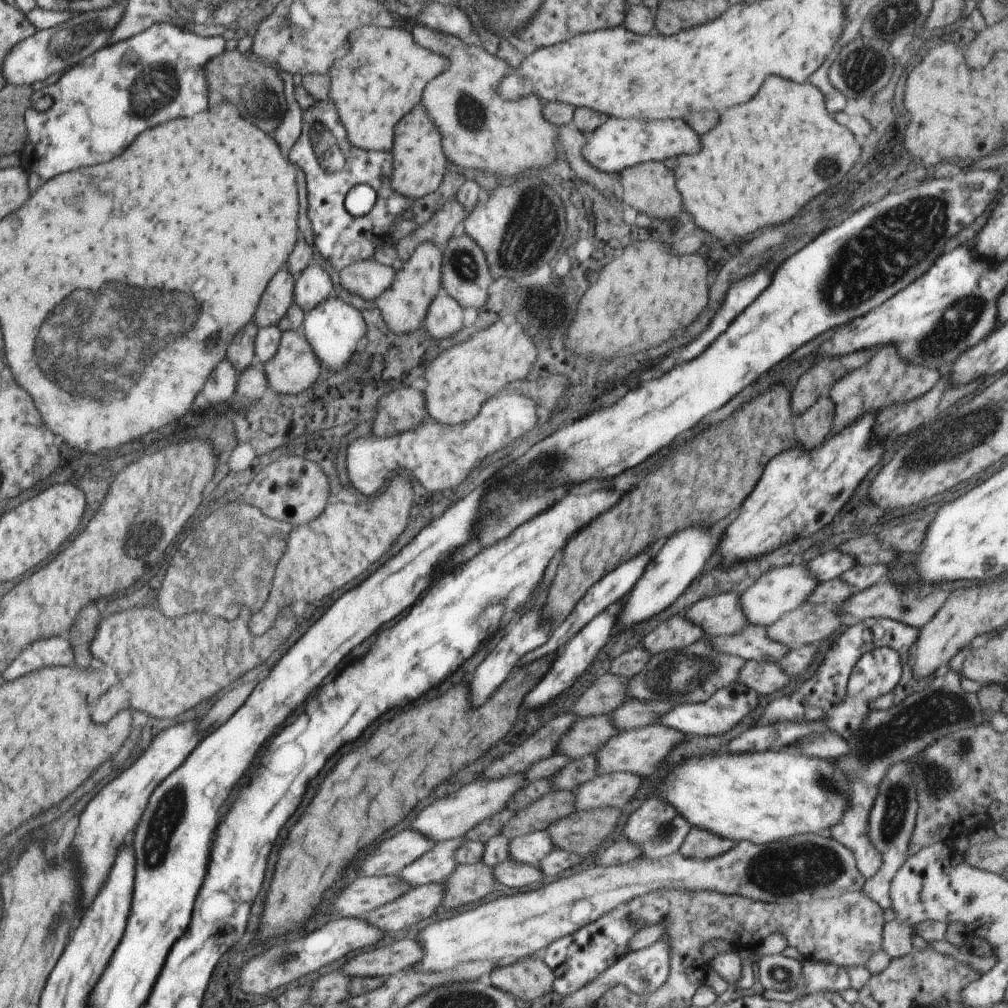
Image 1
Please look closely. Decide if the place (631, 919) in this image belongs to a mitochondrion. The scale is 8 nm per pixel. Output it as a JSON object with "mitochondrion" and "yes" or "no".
{"mitochondrion":"no"}

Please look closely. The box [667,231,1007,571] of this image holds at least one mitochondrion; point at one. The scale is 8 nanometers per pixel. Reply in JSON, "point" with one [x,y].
{"point":[966,430]}

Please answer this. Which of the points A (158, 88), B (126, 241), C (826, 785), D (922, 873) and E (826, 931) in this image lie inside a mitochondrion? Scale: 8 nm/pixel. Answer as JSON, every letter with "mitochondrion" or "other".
{"A":"mitochondrion","B":"other","C":"mitochondrion","D":"other","E":"other"}

